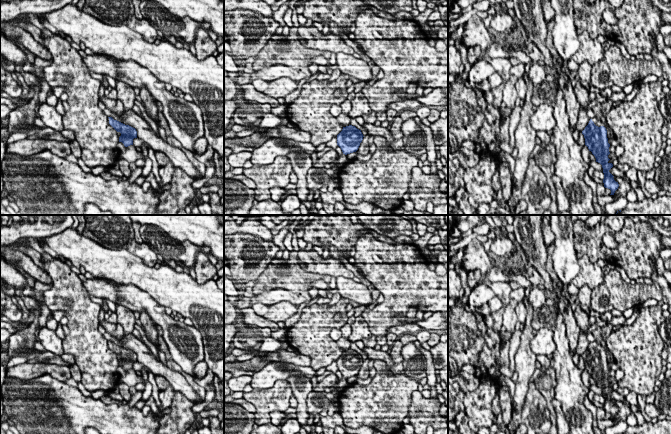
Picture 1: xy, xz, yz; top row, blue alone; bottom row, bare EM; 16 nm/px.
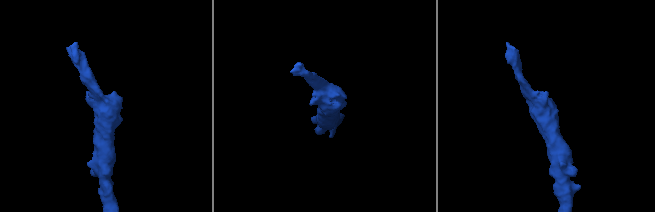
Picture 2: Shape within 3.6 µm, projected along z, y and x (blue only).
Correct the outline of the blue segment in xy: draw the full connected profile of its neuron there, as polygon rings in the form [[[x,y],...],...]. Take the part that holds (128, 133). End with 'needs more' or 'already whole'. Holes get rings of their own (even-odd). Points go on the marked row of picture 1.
[[[112,117],[109,118],[109,124],[117,131],[121,133],[119,137],[119,142],[122,142],[125,147],[133,145],[133,139],[137,138],[137,131],[135,128],[125,125]]]; already whole

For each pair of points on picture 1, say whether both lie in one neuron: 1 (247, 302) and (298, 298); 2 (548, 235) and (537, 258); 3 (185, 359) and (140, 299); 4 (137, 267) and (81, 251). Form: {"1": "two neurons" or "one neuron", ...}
{"1": "one neuron", "2": "two neurons", "3": "one neuron", "4": "one neuron"}

